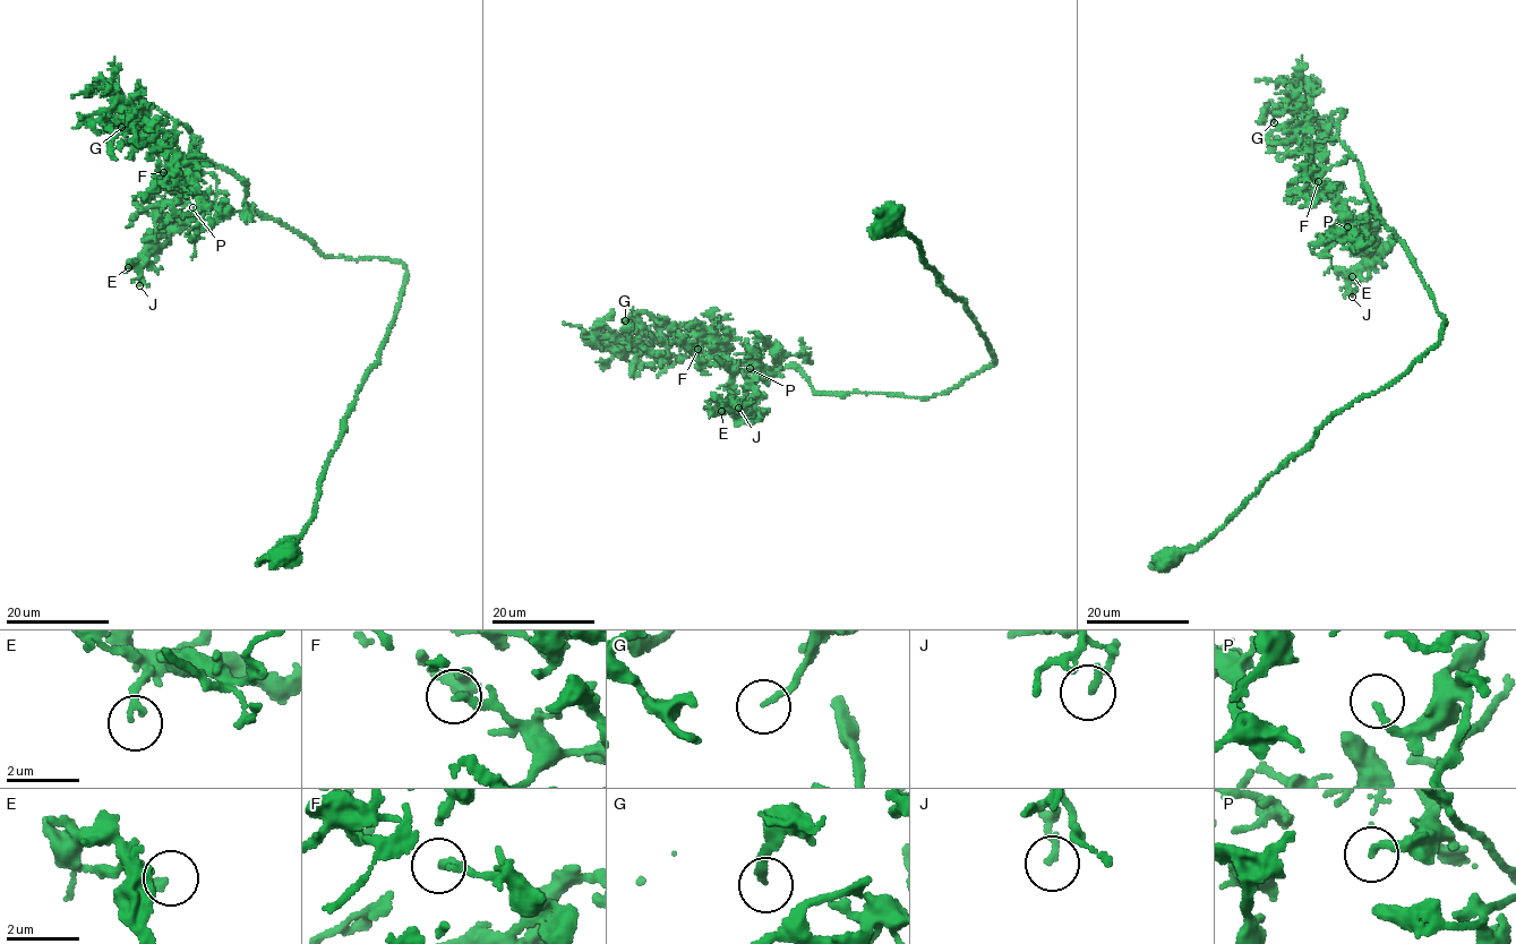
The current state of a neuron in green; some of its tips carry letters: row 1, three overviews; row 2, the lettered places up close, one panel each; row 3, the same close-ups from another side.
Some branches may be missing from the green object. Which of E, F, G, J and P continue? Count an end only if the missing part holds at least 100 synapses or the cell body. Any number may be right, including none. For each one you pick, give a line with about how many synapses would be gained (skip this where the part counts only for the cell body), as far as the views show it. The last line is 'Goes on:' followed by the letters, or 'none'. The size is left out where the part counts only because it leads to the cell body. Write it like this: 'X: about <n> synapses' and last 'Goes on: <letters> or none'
Goes on: none

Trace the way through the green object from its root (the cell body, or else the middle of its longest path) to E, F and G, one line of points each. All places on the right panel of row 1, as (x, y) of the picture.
E: (1166, 559), (1439, 341), (1445, 319), (1362, 187), (1380, 220), (1352, 245), (1363, 258), (1352, 276)
F: (1166, 559), (1215, 532), (1332, 417), (1439, 341), (1445, 319), (1365, 188), (1373, 202), (1343, 200), (1318, 181)
G: (1166, 559), (1445, 322), (1354, 155), (1296, 139), (1294, 109), (1274, 122)

